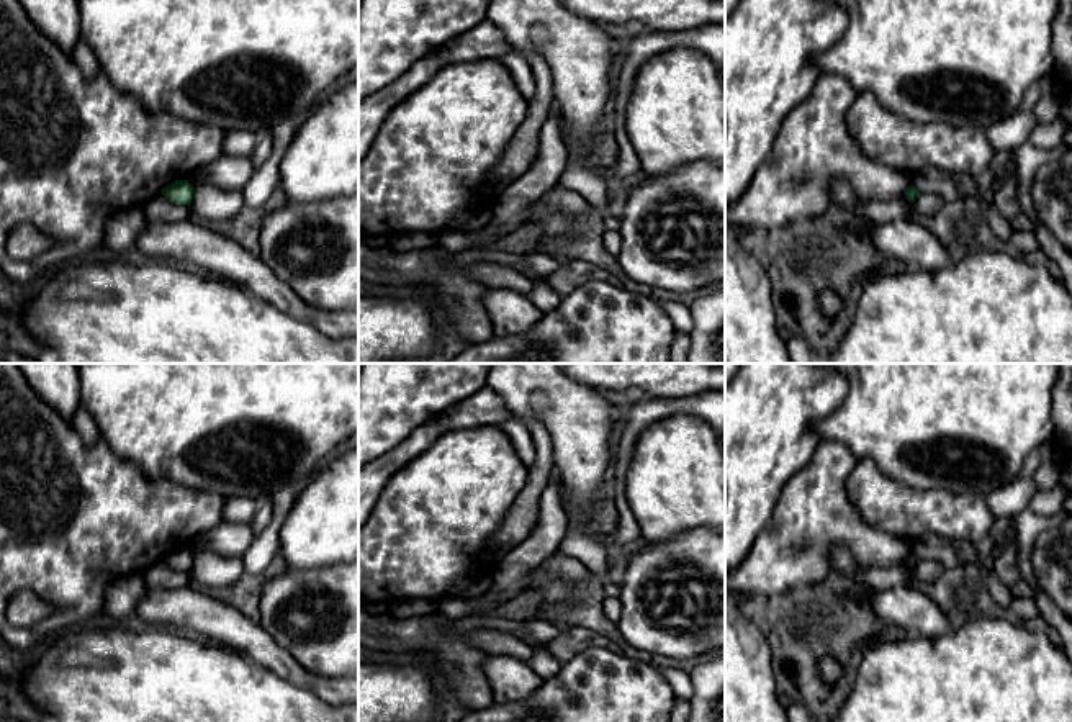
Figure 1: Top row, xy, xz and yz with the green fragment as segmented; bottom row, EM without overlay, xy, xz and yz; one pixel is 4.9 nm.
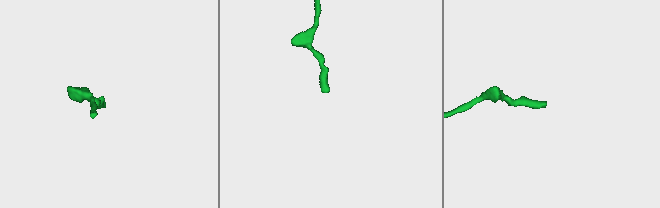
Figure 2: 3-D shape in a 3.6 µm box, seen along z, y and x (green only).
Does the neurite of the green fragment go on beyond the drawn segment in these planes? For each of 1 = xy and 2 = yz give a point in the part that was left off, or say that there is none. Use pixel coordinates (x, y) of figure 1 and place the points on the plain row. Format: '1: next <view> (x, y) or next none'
1: next none
2: next none

